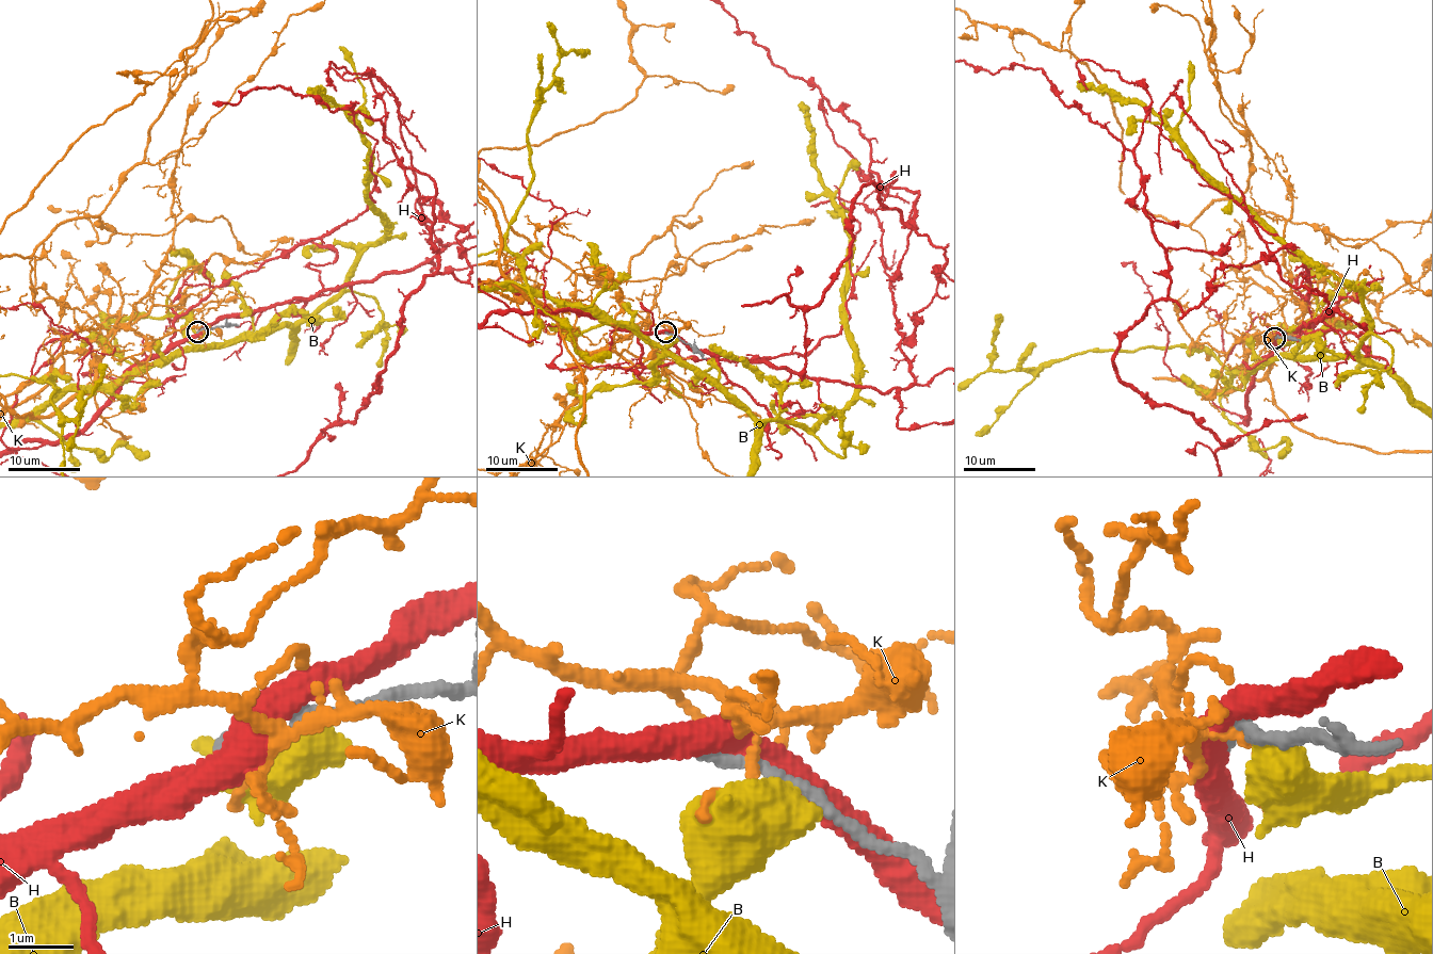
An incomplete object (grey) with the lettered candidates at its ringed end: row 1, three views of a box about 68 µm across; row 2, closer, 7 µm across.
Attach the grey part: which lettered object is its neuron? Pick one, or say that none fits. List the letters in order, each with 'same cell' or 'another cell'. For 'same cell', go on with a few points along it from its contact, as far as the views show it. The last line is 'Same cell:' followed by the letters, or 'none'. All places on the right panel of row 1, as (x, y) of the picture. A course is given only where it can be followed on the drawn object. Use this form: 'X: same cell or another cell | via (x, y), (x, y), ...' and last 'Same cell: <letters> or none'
B: another cell
H: another cell
K: another cell
Same cell: none

